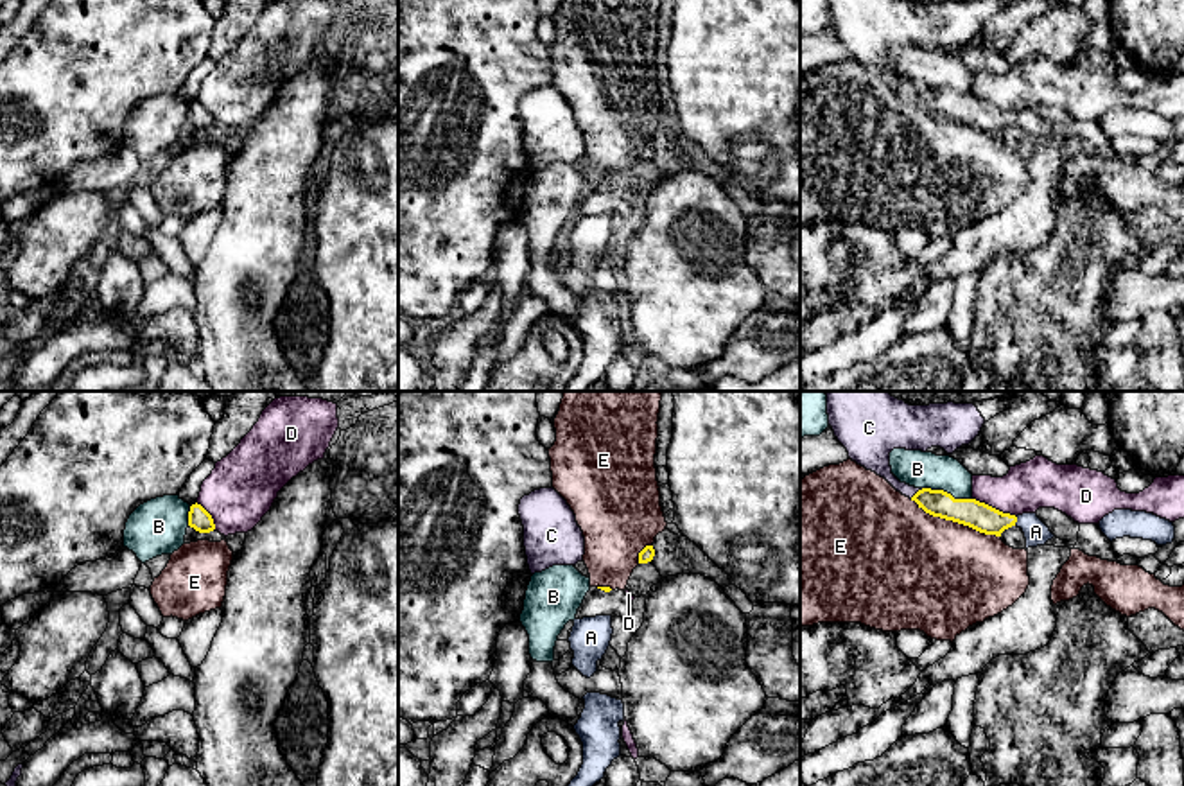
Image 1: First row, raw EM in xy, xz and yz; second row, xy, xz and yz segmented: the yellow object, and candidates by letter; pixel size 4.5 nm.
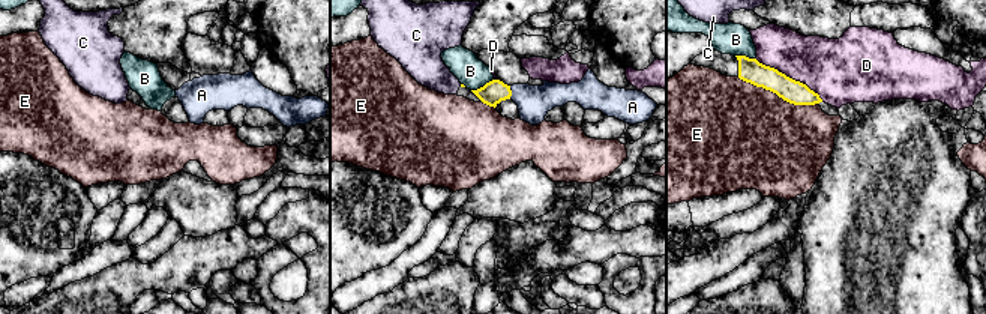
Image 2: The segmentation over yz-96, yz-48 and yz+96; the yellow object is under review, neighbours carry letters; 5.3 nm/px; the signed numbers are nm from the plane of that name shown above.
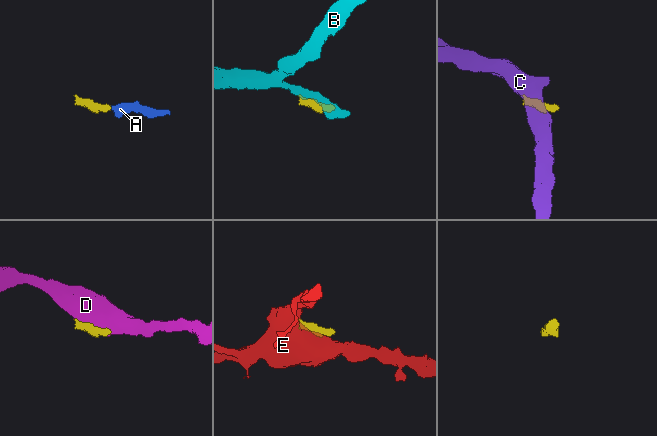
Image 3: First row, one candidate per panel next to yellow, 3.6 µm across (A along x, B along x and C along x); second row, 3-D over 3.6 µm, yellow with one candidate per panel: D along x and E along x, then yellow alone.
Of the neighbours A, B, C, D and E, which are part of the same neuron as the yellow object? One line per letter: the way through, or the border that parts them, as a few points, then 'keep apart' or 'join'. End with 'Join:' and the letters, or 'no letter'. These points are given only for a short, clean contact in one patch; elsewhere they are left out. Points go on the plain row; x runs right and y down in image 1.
A: way yz (978, 113), (989, 119), (1016, 119), (1025, 119), (1036, 130); join
B: keep apart
C: border yz (922, 87), (910, 96); keep apart
D: keep apart
E: keep apart
Join: A

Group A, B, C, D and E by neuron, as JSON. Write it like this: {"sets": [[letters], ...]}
{"sets": [["A"], ["B"], ["C"], ["D"], ["E"]]}

